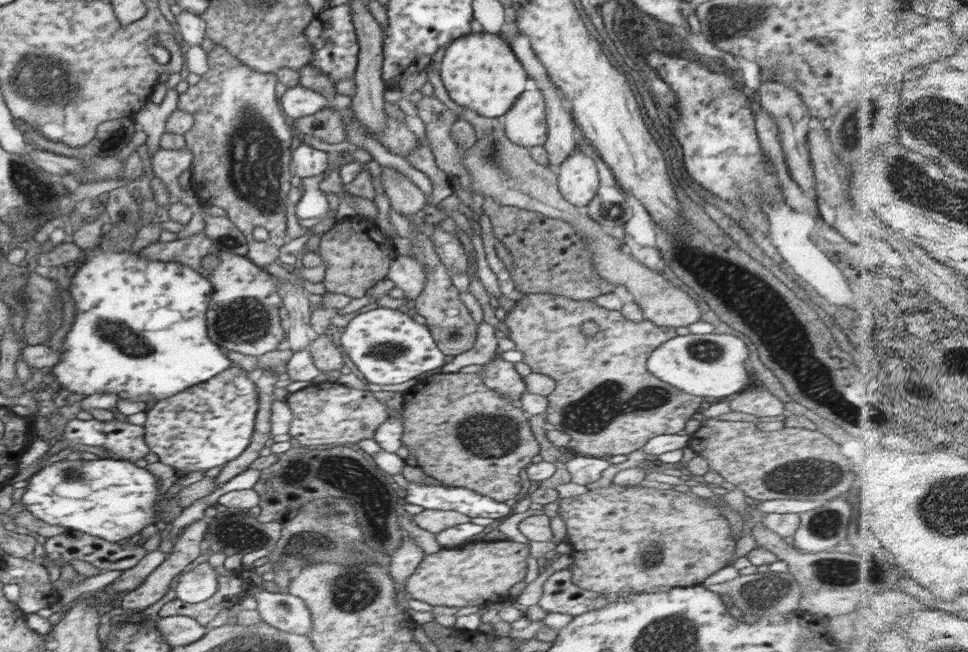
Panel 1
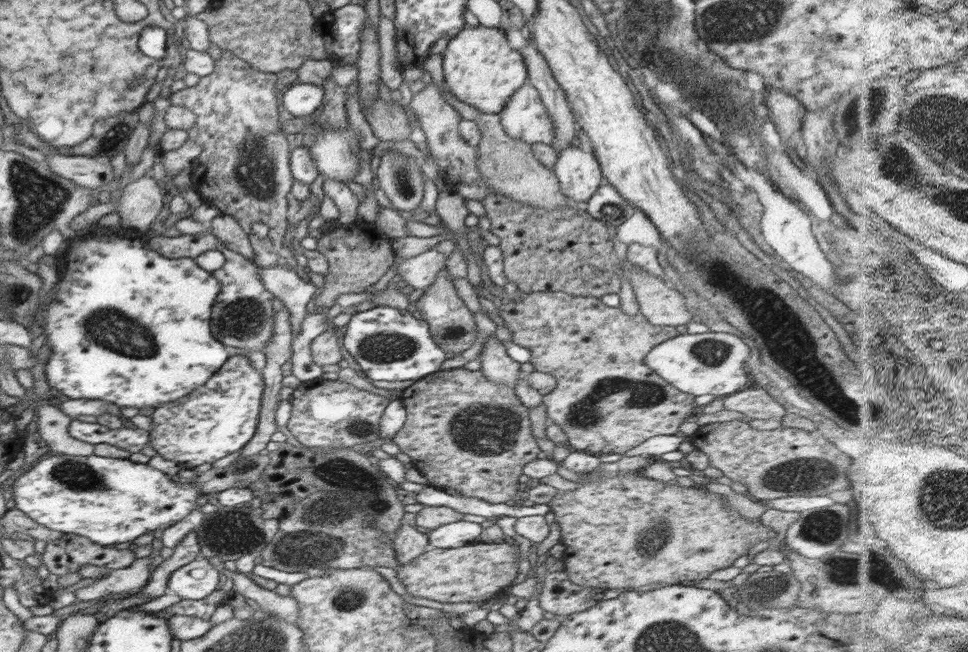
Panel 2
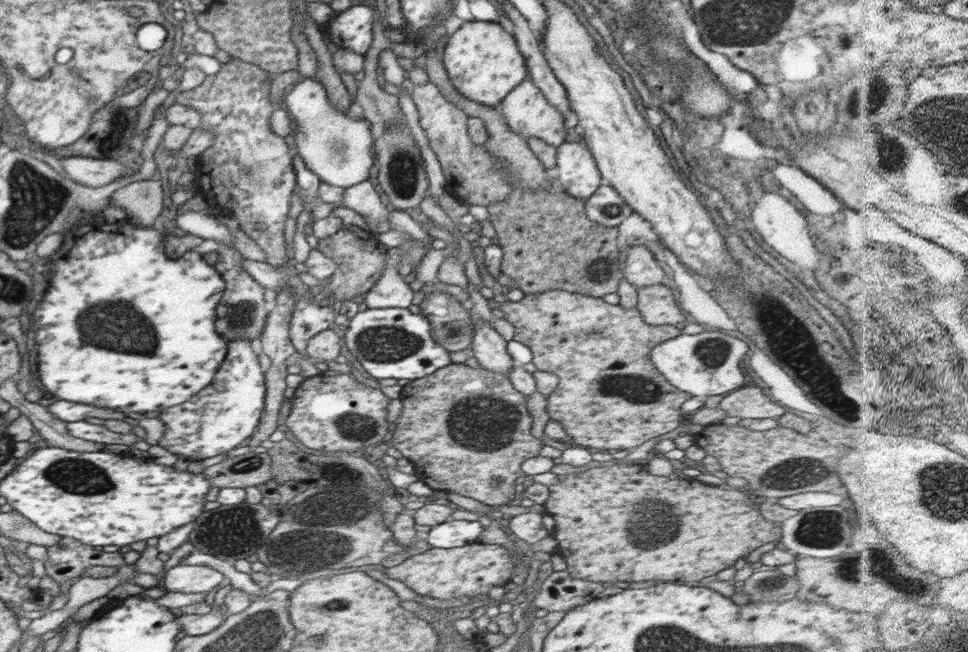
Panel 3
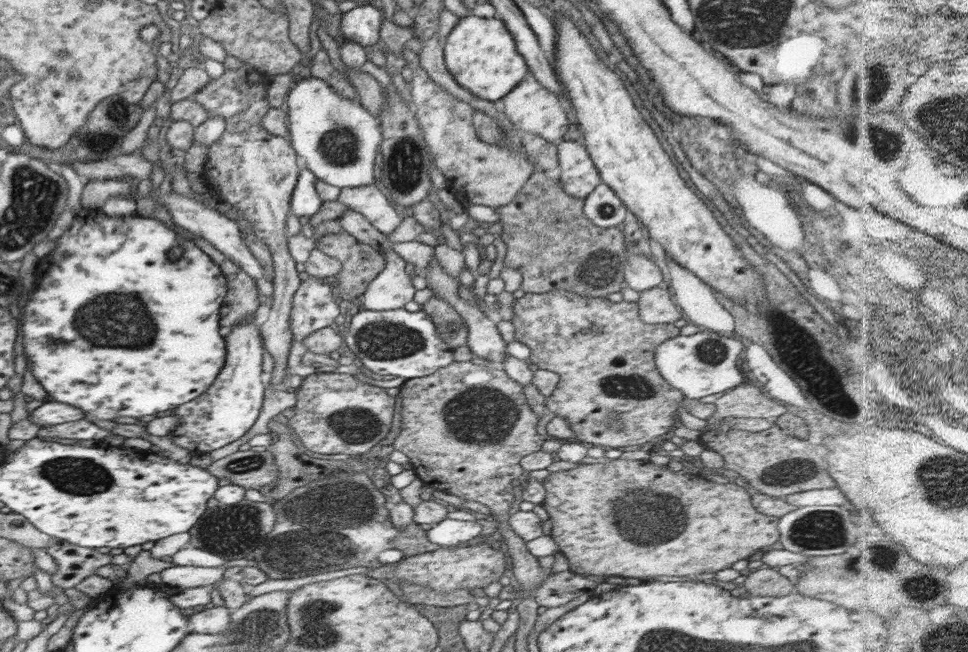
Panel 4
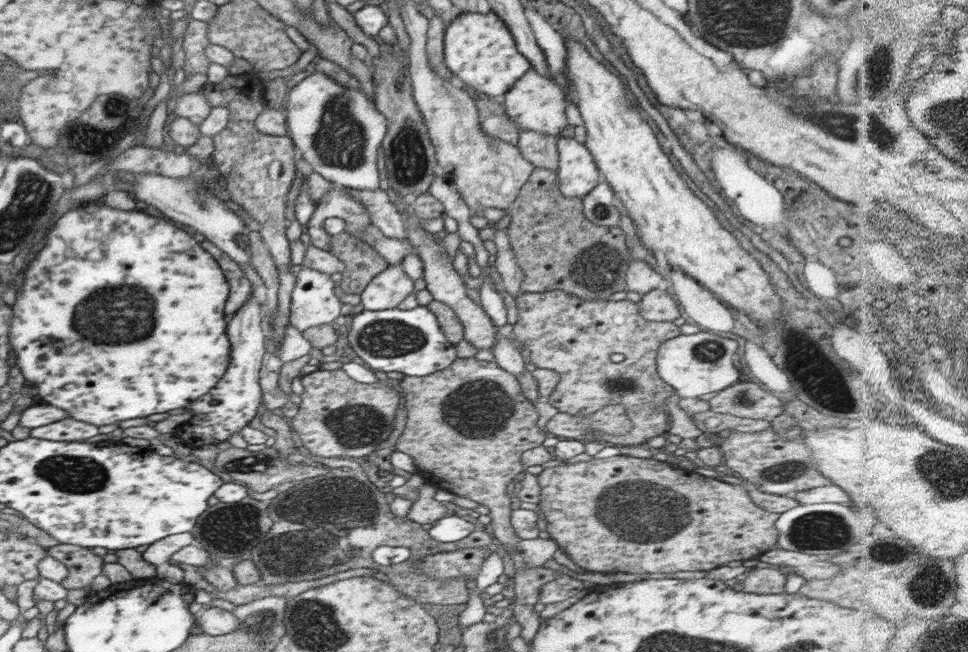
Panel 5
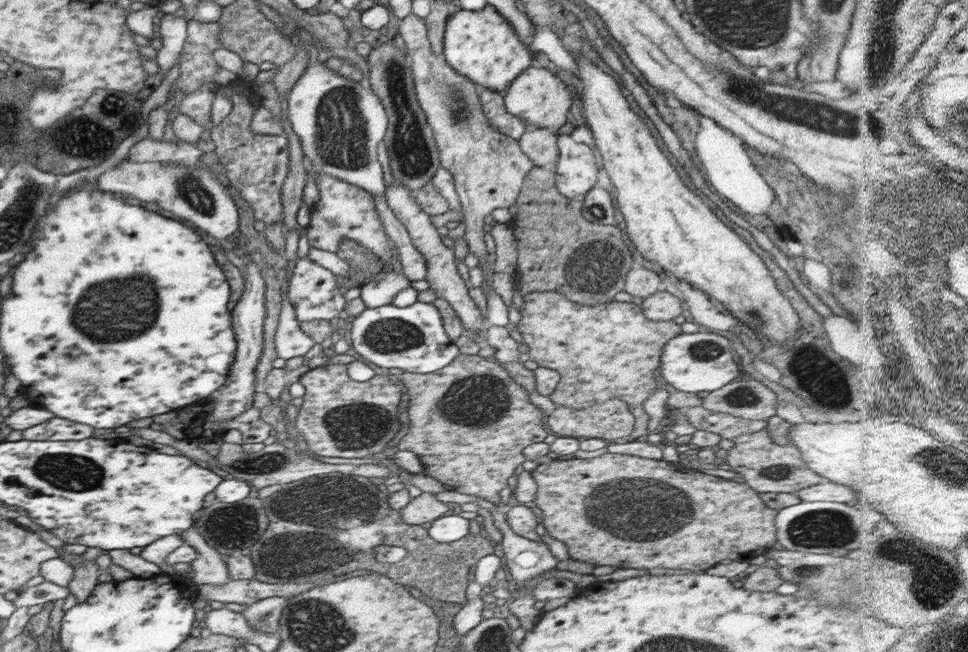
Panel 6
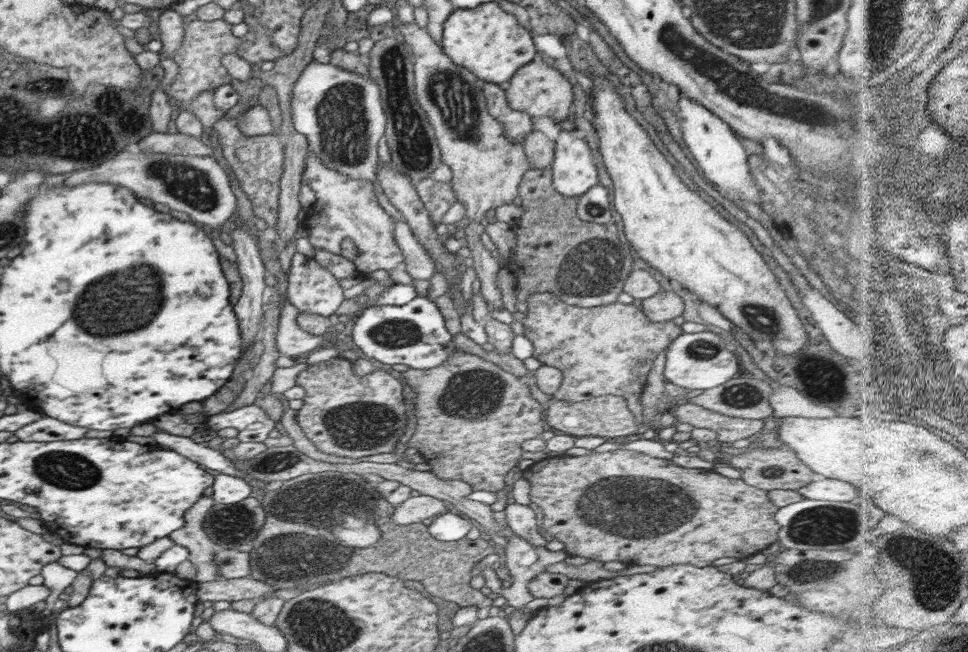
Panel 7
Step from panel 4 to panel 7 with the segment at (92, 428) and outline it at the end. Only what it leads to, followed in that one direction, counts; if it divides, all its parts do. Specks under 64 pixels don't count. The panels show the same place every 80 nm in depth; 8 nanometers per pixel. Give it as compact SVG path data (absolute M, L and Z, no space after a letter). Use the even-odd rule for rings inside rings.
M54 418L38 419L22 428L19 428L14 435L21 441L50 442L59 440L78 440L84 438L86 434L85 428L78 428L66 424L61 420L54 420Z

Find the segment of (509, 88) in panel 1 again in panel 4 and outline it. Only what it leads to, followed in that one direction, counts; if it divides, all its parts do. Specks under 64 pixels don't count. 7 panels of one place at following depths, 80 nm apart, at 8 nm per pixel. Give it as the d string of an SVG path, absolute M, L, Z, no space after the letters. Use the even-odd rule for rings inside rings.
M491 12L460 18L446 38L444 58L448 71L462 88L491 102L509 94L529 73L526 61L517 52L511 32L506 29L504 21L493 17Z

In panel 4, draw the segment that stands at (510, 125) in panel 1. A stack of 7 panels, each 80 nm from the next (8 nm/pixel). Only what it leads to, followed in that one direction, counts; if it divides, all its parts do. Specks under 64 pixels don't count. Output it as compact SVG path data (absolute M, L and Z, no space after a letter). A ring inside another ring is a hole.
M532 74L519 82L509 94L501 99L504 115L511 120L518 135L525 133L537 134L552 143L560 143L568 130L567 108L561 97L544 88Z

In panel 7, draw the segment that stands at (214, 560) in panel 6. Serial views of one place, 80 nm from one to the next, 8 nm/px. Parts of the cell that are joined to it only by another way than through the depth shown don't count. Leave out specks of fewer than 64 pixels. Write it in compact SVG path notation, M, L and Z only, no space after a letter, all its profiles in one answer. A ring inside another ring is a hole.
M202 495L198 502L194 503L194 507L186 510L184 525L168 536L175 545L188 550L189 561L198 571L194 579L196 585L218 579L218 566L214 562L216 544L206 536L202 528L204 518L208 516L214 505L215 500L212 497Z

